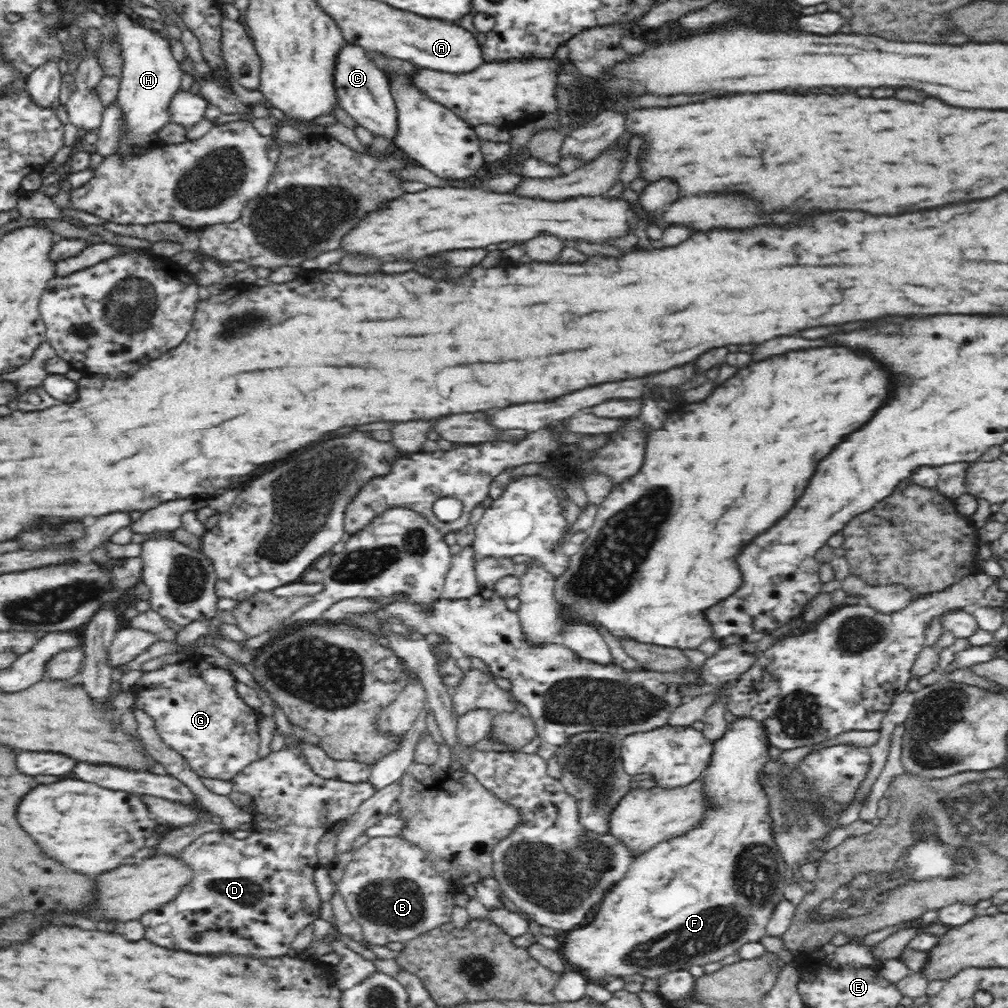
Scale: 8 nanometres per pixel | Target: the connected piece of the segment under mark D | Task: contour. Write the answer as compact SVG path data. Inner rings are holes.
M296 737L281 750L252 762L235 780L230 780L237 792L252 798L255 827L244 839L236 839L225 831L207 832L196 838L190 846L186 846L179 856L192 865L194 878L180 890L180 894L172 902L164 904L160 910L146 912L140 918L146 928L144 938L162 948L182 952L200 952L210 956L233 954L247 958L278 958L288 954L290 943L300 930L319 918L322 900L313 881L313 872L320 866L316 845L320 844L320 838L331 830L333 824L347 821L356 812L358 805L370 798L376 790L368 781L351 783L339 778L324 780L306 761L302 742Z

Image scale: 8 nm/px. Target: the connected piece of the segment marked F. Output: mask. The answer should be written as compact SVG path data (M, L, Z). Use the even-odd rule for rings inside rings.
M736 718L732 723L728 723L728 729L724 735L714 742L714 754L712 754L710 766L702 772L701 778L704 779L704 791L706 791L708 799L713 802L713 810L706 812L704 824L694 828L692 832L686 832L682 836L676 836L672 840L657 844L635 858L630 870L626 872L626 876L615 883L604 895L600 908L598 908L598 914L596 914L593 922L586 926L582 924L574 927L568 930L568 934L564 936L564 942L562 942L558 953L568 964L569 969L580 972L589 982L602 985L610 982L615 977L624 978L624 976L636 976L636 974L656 981L660 976L670 972L688 971L688 968L692 968L692 966L704 966L704 964L710 964L710 962L721 961L725 956L737 953L744 944L758 942L760 938L764 938L764 935L767 934L768 922L770 922L772 912L776 910L776 905L787 900L784 897L784 888L787 886L786 879L789 876L789 872L784 865L785 862L780 860L781 856L776 852L776 844L772 844L773 836L771 833L771 818L768 816L768 800L765 798L761 786L757 784L757 774L762 772L764 764L769 760L768 746L765 728L761 728L759 722L747 718L746 720L737 720Z

